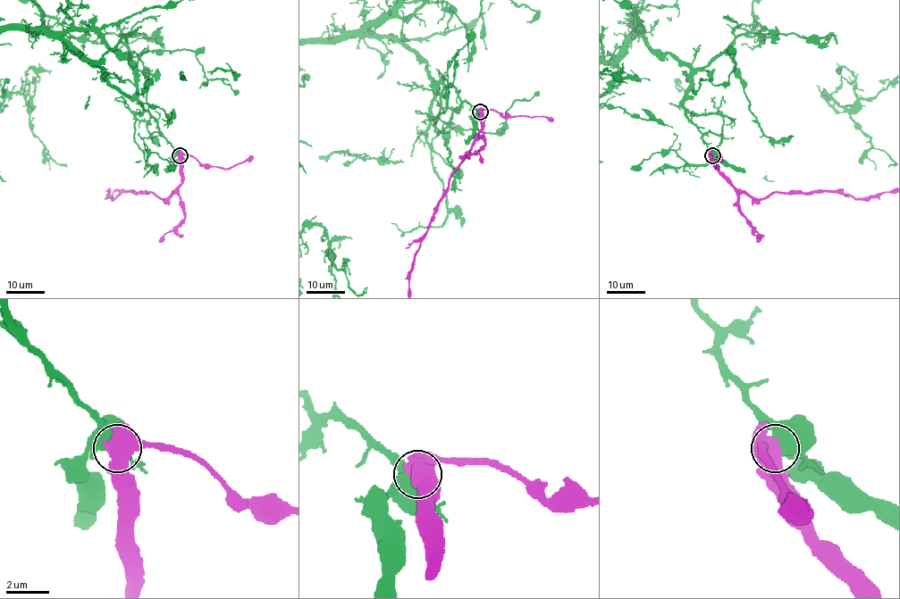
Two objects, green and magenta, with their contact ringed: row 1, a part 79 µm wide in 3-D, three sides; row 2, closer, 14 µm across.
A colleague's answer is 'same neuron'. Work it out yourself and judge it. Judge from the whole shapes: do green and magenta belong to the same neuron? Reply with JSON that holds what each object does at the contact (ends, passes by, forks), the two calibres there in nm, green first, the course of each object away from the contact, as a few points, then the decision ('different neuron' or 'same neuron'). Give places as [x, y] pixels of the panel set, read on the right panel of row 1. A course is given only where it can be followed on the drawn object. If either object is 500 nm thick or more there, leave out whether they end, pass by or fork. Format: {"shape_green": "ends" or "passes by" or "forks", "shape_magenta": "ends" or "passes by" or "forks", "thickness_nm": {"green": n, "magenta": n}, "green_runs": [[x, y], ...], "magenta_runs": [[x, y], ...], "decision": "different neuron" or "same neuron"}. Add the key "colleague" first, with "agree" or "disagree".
{"colleague": "disagree", "thickness_nm": {"green": 750, "magenta": 600}, "decision": "different neuron"}

